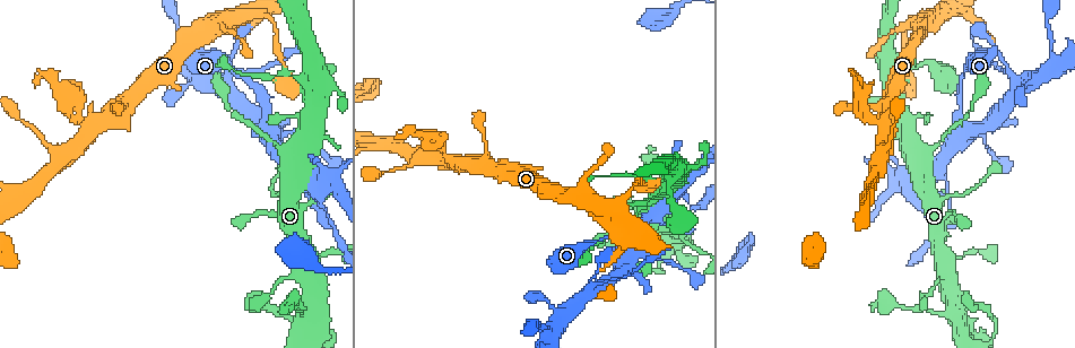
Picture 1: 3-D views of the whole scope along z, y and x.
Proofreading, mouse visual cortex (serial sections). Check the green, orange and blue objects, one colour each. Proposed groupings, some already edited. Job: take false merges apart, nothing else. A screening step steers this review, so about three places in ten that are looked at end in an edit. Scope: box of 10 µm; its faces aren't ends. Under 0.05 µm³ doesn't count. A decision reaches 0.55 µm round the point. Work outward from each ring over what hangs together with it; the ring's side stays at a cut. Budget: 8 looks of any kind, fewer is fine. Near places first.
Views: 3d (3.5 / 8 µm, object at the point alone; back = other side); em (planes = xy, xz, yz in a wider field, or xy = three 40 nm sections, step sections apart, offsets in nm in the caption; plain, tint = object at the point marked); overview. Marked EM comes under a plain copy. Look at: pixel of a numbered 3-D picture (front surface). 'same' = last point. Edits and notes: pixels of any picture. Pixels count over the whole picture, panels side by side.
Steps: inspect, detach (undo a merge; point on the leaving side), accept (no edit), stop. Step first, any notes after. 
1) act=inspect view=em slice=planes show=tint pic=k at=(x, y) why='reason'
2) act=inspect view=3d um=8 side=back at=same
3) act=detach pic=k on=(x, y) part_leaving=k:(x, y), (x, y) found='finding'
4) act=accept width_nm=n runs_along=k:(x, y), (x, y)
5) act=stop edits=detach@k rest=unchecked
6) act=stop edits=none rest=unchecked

act=inspect view=3d um=3.5 pic=1 at=(266, 128) why='sudden change in width'

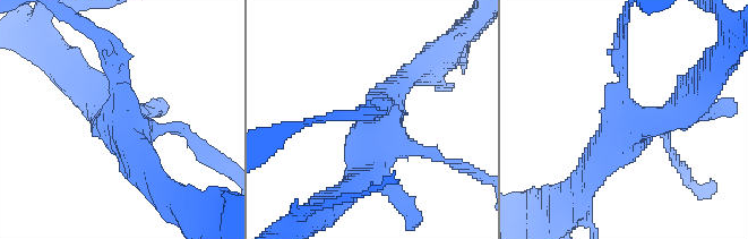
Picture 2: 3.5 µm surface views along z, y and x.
act=inspect view=em slice=xy step=2 show=tint pic=2 at=(121, 116) arms=4 arm_widths_nm=200,200,400,450 why='need the tissue'

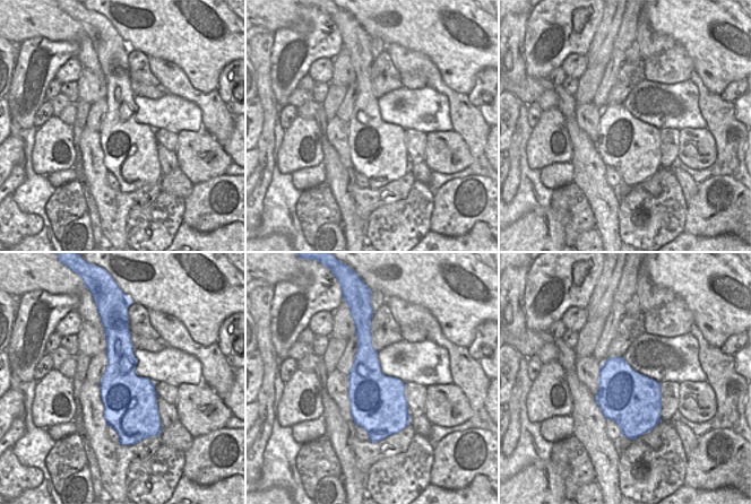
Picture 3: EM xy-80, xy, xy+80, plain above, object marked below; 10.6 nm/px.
act=accept runs_along=2:(624, 45), (632, 122), (689, 101) found='continuous, no second cell'

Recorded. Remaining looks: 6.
act=inspect view=3d um=8 pic=1 at=(676, 201) why='thick turns thin'

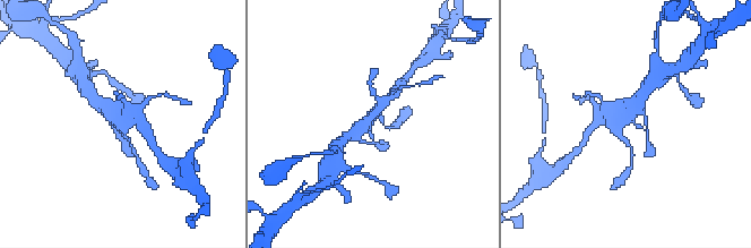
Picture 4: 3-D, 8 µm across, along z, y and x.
act=inspect view=em slice=xy step=5 show=tint at=same why='now the EM'

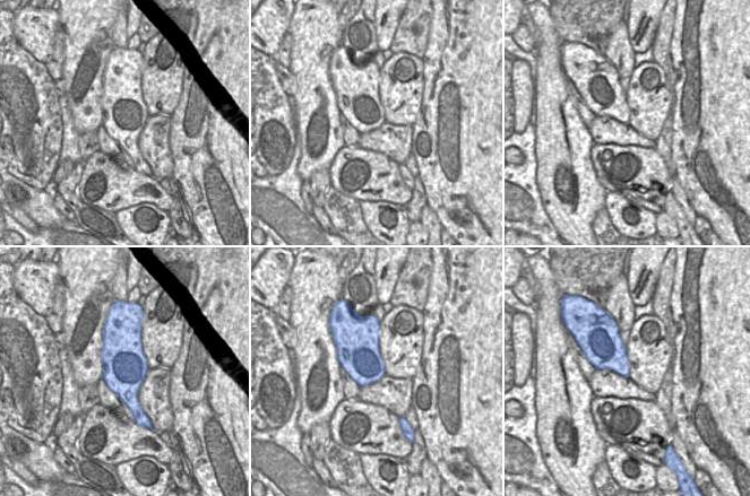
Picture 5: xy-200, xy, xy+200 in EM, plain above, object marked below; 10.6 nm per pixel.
act=accept width_nm=440 runs_along=4:(350, 135), (362, 127), (391, 95) found='one cell here'

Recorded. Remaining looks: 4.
act=inspect view=em slice=xy step=3 show=tint pic=1 at=(309, 81) why='small branch off a trunk'

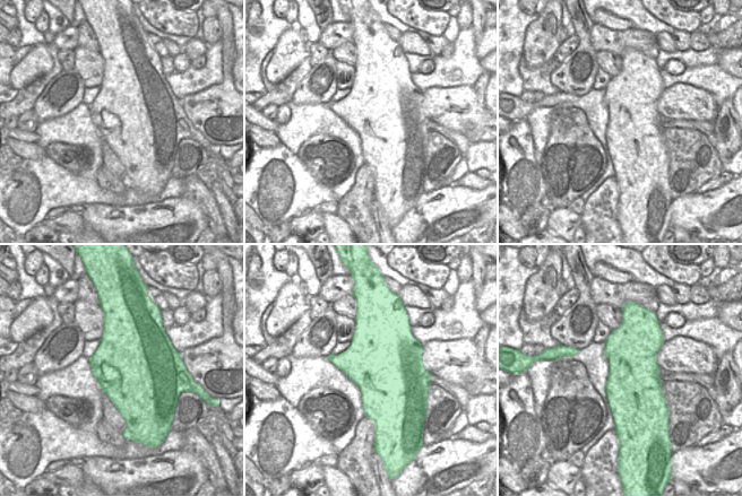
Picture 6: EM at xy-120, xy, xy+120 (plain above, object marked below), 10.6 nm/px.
act=inspect view=3d um=3.5 at=same

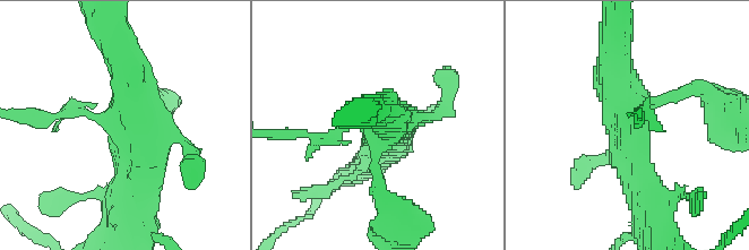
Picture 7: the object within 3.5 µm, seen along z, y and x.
act=accept width_nm=800 runs_along=7:(642, 191), (627, 149), (614, 52) found='all the same cell'

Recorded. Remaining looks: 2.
act=stop edits=none rest=unchecked

